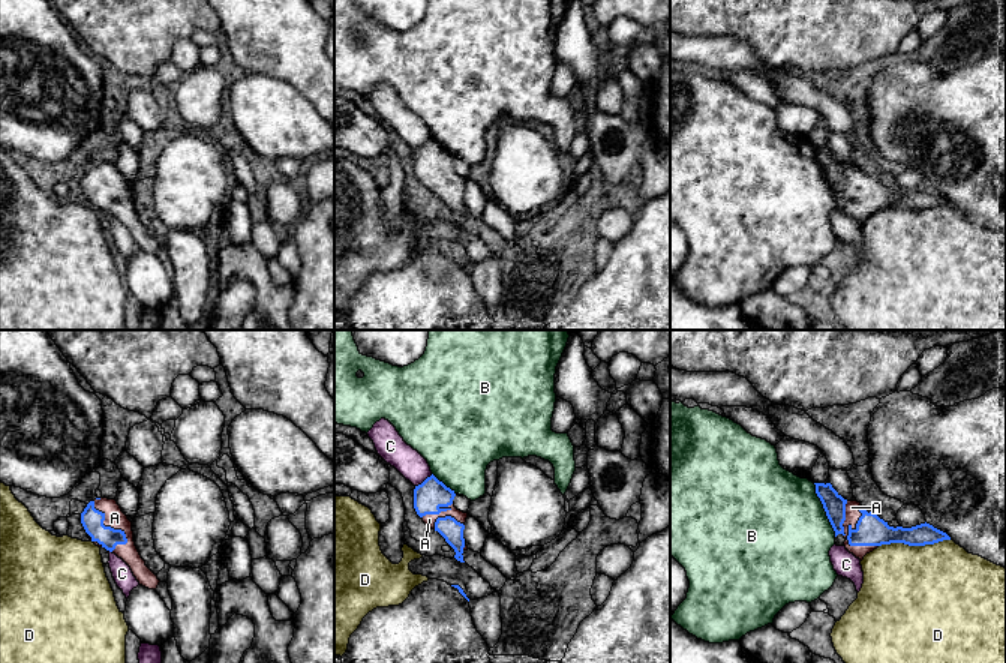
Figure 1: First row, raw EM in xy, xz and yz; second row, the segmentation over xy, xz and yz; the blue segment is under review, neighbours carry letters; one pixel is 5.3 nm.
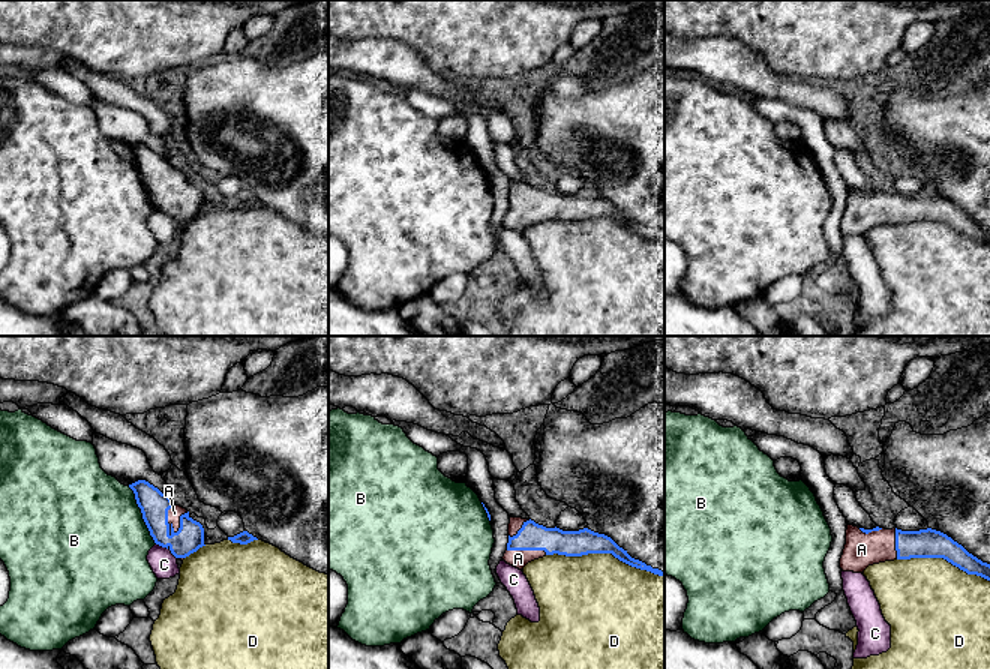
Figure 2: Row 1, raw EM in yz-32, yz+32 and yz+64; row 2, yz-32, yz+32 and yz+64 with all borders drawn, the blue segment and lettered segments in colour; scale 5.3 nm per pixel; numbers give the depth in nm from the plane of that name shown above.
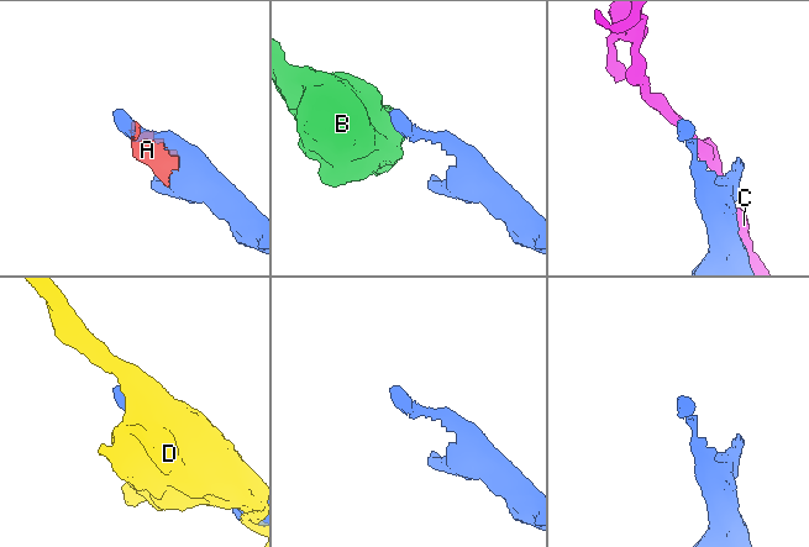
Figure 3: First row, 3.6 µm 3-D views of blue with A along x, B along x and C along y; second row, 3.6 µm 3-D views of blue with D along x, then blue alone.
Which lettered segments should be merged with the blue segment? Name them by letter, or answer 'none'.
A

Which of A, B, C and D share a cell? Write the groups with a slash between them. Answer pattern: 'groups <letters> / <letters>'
groups A / B / C / D

